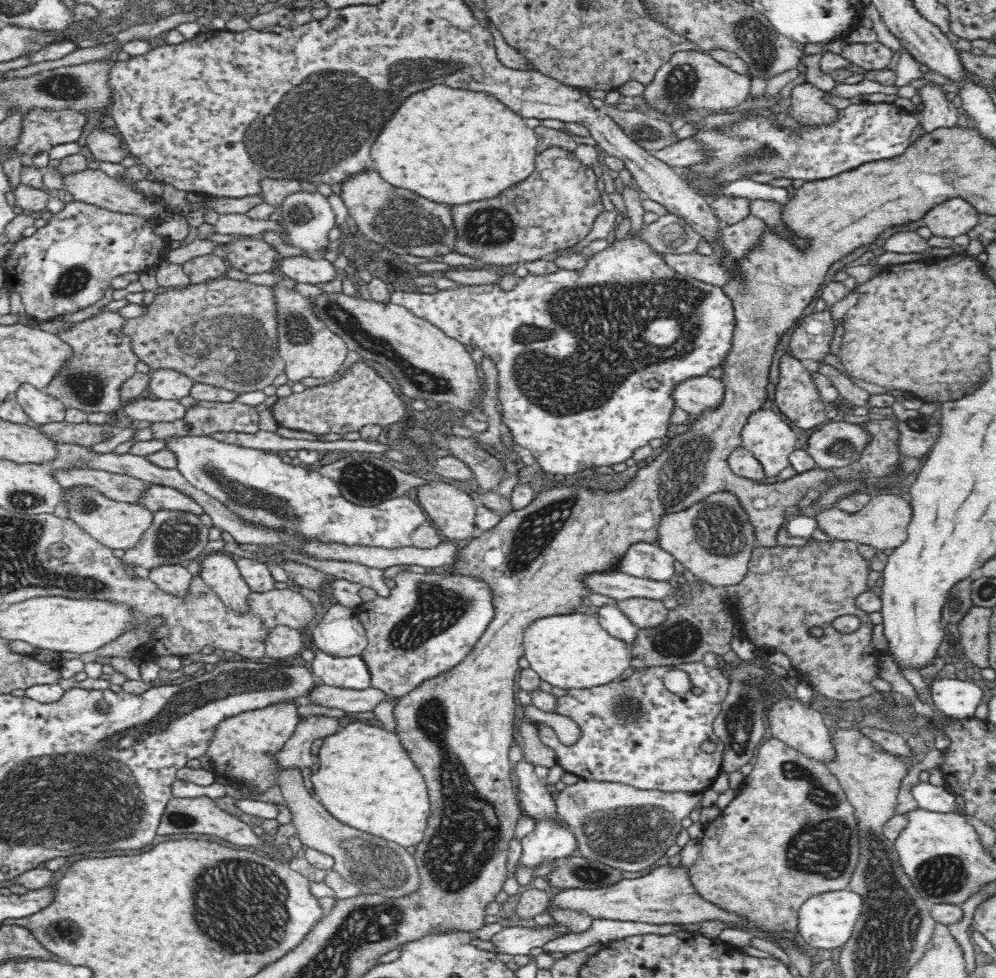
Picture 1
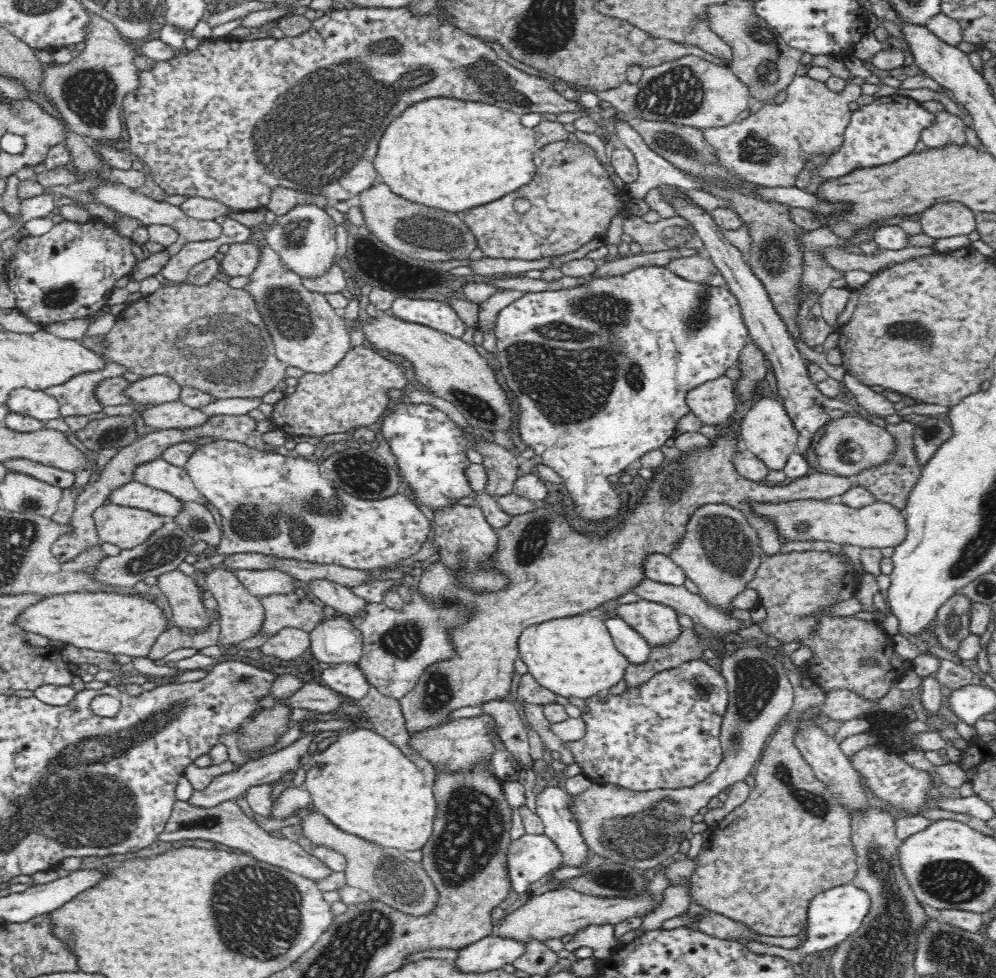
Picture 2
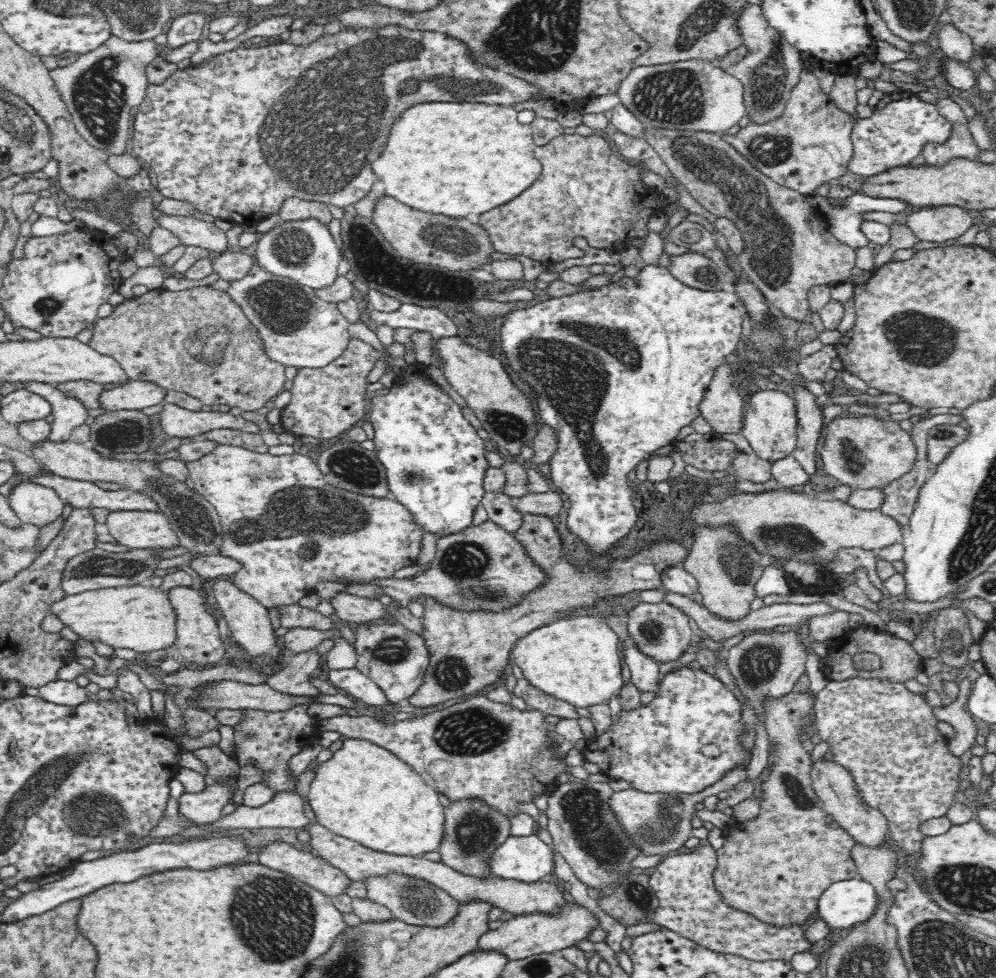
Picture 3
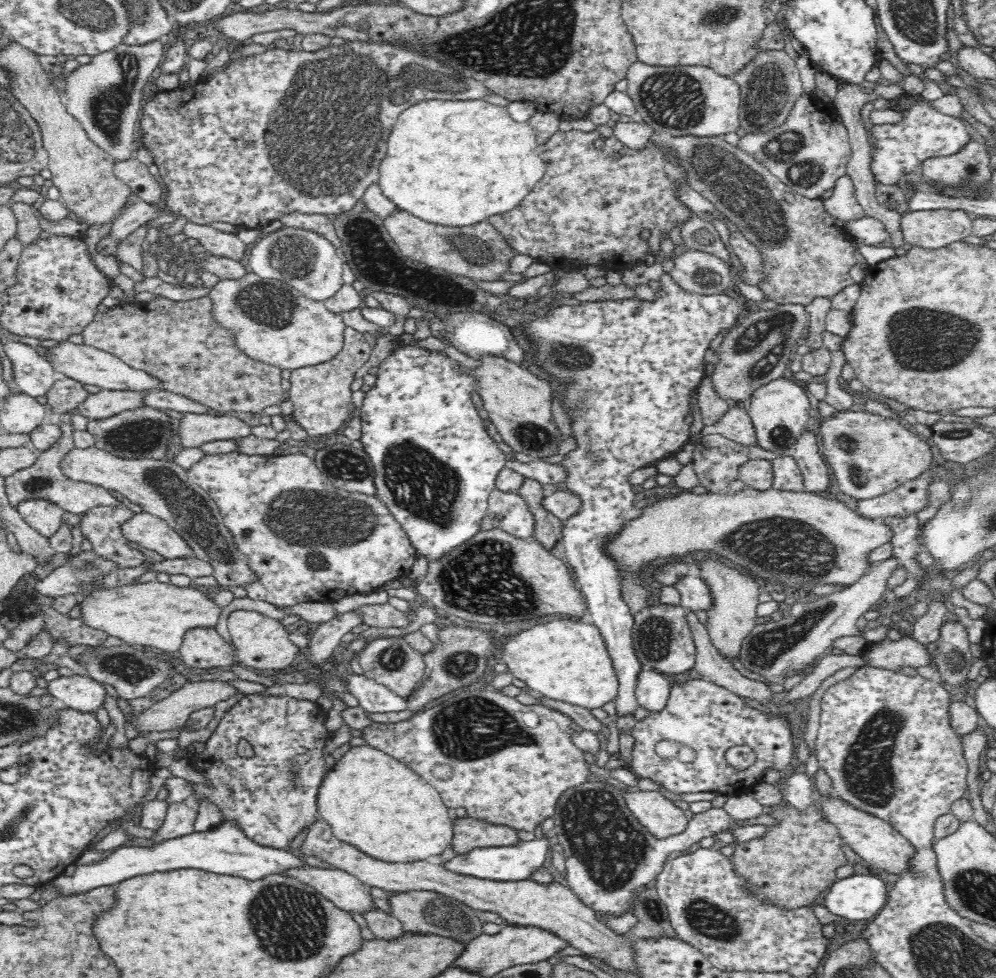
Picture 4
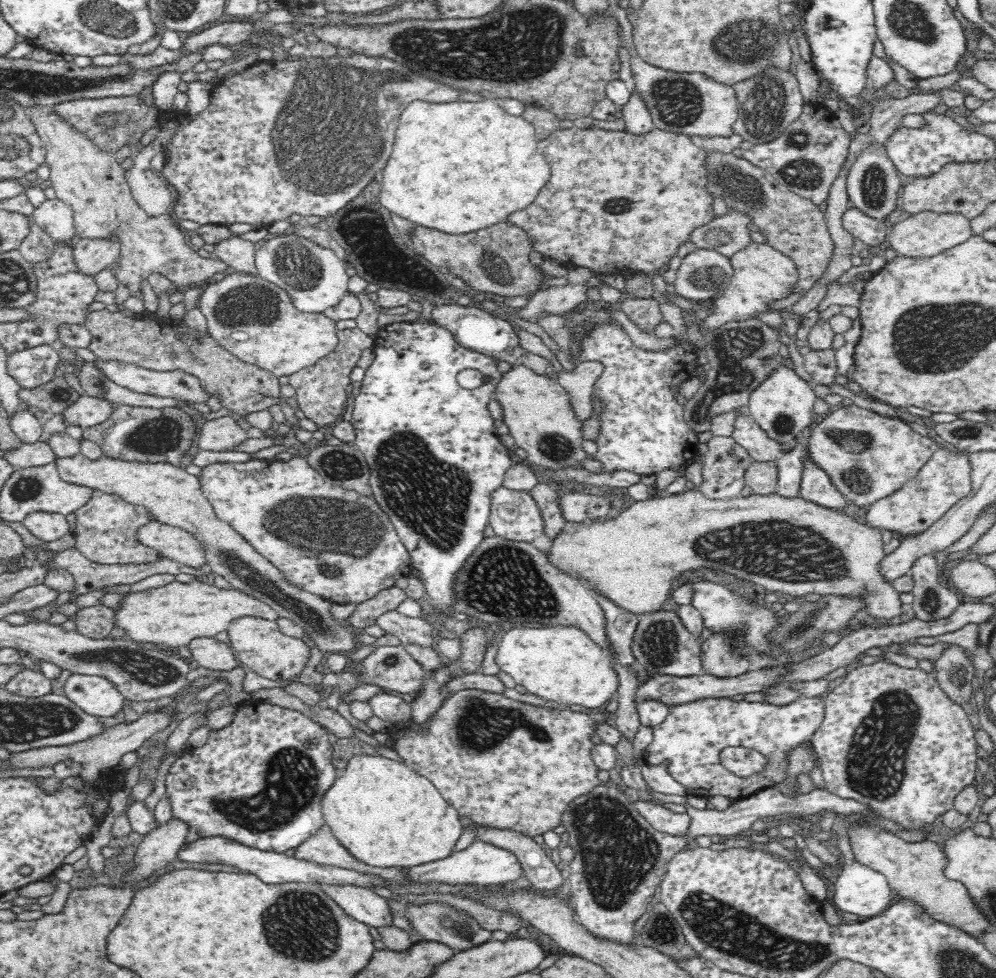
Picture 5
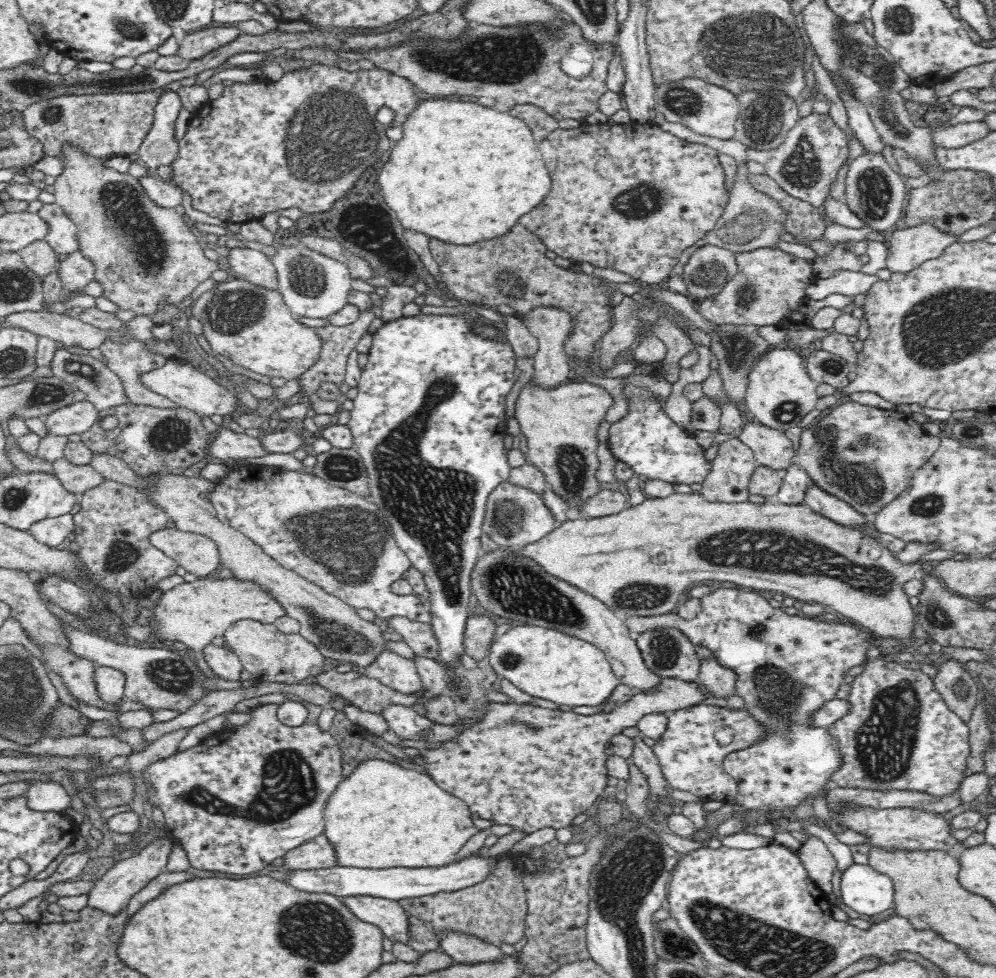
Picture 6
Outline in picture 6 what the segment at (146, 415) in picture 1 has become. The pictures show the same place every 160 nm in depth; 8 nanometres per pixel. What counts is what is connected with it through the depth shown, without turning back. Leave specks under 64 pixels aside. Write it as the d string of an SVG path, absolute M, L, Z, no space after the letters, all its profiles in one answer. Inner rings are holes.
M221 428L215 433L216 438L209 444L209 452L216 458L228 460L248 460L262 458L270 452L262 445L258 437L238 434L230 429Z

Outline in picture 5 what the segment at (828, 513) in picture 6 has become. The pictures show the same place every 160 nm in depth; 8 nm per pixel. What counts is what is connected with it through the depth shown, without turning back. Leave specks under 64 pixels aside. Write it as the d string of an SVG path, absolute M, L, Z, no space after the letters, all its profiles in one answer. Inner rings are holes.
M807 455L799 496L828 510L836 512L848 510L845 496L833 485L830 477L819 469Z

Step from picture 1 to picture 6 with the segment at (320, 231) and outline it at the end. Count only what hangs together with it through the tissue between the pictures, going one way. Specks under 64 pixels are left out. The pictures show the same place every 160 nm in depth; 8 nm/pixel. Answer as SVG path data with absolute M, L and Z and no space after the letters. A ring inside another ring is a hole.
M299 243L276 249L270 259L278 271L278 292L294 316L302 316L302 318L304 316L306 318L332 317L349 303L352 278L345 264L312 252Z

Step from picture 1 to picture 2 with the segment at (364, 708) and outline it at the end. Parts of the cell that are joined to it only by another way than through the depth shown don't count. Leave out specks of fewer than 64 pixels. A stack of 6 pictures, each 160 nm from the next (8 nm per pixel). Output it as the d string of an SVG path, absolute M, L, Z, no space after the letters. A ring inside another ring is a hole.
M306 683L299 692L284 699L281 704L286 708L304 708L318 713L337 714L341 711L342 704L350 702L341 695L323 684Z

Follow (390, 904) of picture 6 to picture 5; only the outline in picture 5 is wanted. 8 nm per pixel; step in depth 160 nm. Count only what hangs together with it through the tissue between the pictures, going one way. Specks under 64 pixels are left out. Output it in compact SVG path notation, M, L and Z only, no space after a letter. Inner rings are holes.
M320 886L354 920L377 929L394 926L388 901L375 891L359 886Z

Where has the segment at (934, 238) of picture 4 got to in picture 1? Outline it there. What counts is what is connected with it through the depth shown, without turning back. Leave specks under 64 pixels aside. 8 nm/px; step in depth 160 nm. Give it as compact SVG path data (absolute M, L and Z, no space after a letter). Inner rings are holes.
M952 198L949 202L937 205L924 216L926 226L932 235L954 238L978 225L979 214L962 198Z

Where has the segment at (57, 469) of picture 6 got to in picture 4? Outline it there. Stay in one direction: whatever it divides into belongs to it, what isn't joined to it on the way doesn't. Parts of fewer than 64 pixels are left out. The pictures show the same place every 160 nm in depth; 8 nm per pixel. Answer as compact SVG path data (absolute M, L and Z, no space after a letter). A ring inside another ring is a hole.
M95 446L84 450L74 447L62 458L61 469L80 486L88 483L118 492L141 506L143 512L165 520L189 542L193 556L210 563L219 585L244 587L260 580L260 573L252 567L250 557L238 547L234 535L223 523L218 505L202 487L190 480L187 469L174 460L120 458Z

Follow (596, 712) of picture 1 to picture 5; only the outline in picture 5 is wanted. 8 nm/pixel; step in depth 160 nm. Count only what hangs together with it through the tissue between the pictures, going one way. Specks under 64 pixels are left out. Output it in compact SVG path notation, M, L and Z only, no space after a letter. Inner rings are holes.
M821 695L813 698L801 698L793 705L774 707L758 702L746 701L735 702L731 698L707 699L691 704L672 706L669 708L668 716L662 724L652 728L653 741L647 746L644 759L653 766L664 766L666 771L676 782L685 787L686 794L704 796L708 799L719 795L728 797L735 802L746 798L757 790L768 788L783 780L783 762L786 762L786 753L789 748L811 740L811 736L817 732L825 714L825 698ZM726 747L746 747L756 749L757 752L771 759L771 766L764 774L754 774L750 778L740 778L731 774L720 761L720 754Z

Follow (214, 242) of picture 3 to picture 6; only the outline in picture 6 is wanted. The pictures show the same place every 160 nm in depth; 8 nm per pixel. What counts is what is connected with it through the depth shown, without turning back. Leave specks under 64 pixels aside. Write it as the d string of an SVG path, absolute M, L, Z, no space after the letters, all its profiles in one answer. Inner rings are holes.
M236 247L229 250L227 258L237 278L268 291L279 291L276 265L266 254L248 247Z

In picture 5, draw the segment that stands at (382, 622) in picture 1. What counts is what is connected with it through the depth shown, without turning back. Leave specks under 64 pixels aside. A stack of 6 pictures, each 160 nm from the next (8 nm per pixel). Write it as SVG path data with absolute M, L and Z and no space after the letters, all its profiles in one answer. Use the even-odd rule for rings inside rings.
M379 646L362 662L367 683L400 694L420 693L425 686L424 669L404 646Z

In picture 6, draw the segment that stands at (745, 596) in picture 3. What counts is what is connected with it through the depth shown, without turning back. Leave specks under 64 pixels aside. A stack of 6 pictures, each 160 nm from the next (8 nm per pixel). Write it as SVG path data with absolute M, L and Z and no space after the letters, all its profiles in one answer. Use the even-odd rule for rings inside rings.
M710 658L701 662L701 668L695 684L703 697L714 700L727 700L735 694L736 677L732 670L722 668Z

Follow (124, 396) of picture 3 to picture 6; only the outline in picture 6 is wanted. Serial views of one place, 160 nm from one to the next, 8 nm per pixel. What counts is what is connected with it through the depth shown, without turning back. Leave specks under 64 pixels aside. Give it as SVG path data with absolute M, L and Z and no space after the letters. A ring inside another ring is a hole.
M87 400L74 402L54 410L46 416L46 435L70 436L82 435L97 424L99 412Z

